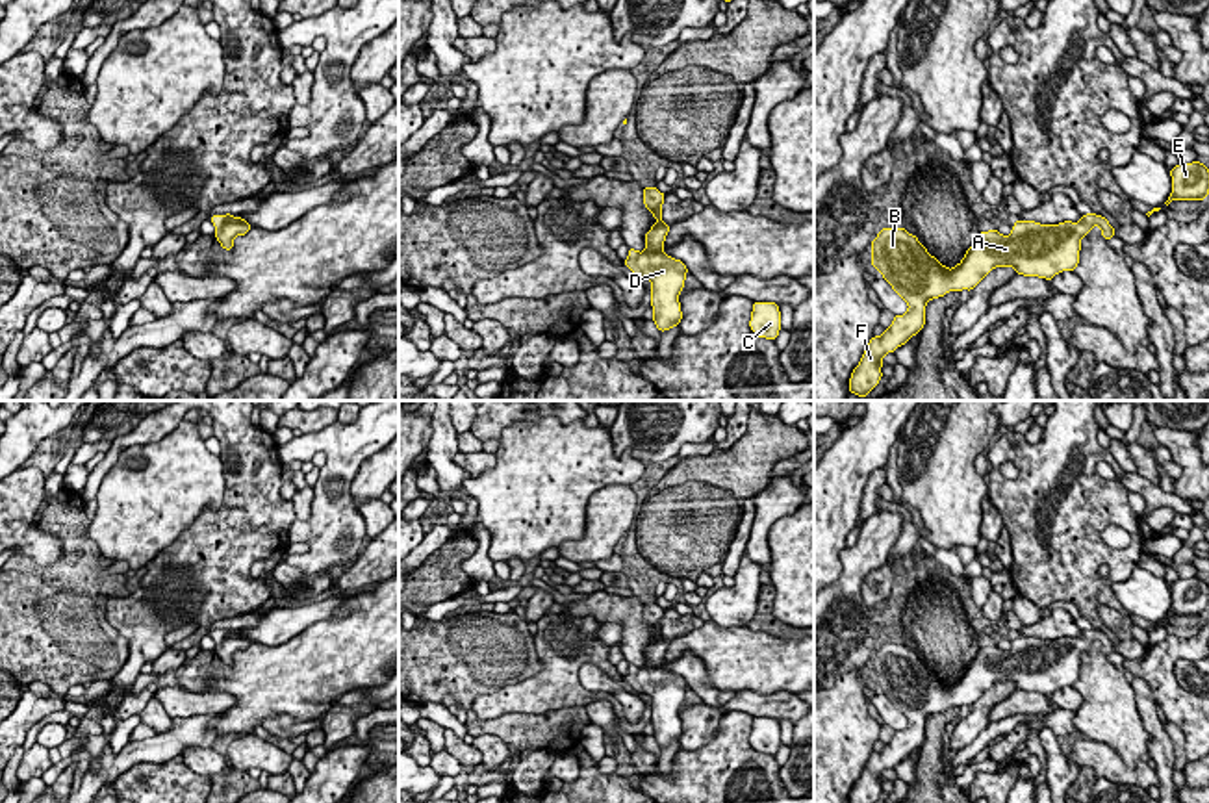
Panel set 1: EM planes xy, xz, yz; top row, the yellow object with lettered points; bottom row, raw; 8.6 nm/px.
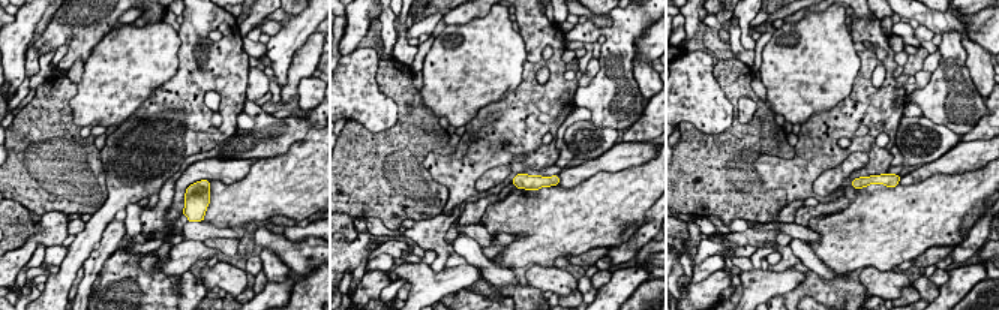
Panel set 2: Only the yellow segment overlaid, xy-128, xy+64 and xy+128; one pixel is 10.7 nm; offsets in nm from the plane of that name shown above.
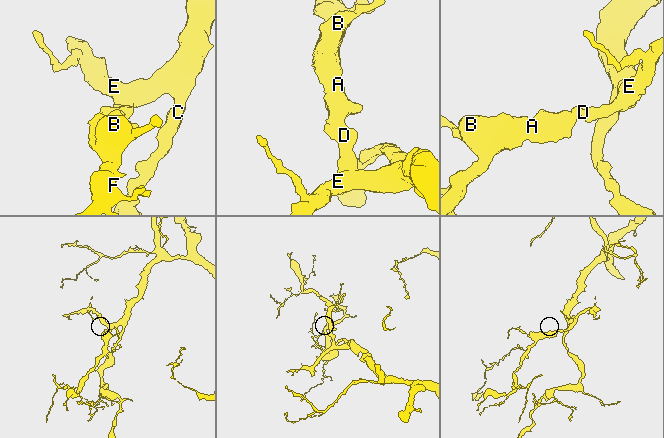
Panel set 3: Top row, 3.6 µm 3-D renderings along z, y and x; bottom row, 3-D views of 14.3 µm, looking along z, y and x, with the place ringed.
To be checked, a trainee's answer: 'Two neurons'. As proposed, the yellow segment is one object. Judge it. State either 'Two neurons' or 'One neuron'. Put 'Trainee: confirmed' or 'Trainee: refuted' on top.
Trainee: refuted
One neuron

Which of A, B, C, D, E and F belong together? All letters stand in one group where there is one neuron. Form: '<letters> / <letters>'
A B C D E F

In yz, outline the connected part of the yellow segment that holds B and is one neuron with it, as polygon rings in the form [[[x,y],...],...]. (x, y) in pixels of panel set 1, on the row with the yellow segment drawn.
[[[1087,213],[1079,223],[1064,221],[1059,224],[1040,224],[1018,219],[1009,236],[998,230],[979,232],[974,245],[966,250],[961,263],[953,269],[942,265],[916,236],[905,228],[883,228],[872,239],[872,265],[883,274],[892,289],[909,304],[903,315],[896,315],[894,323],[877,338],[873,336],[849,378],[849,393],[866,397],[881,380],[883,356],[905,345],[912,336],[920,334],[925,325],[925,306],[931,299],[944,297],[949,291],[972,291],[994,267],[1012,267],[1016,274],[1038,276],[1051,280],[1063,271],[1074,271],[1079,263],[1081,239],[1088,236],[1092,226],[1101,228],[1103,239],[1114,237],[1109,221],[1096,213]]]

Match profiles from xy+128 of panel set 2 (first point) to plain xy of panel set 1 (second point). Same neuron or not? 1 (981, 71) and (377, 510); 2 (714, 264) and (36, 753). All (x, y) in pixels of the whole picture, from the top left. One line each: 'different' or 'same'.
1: same
2: different

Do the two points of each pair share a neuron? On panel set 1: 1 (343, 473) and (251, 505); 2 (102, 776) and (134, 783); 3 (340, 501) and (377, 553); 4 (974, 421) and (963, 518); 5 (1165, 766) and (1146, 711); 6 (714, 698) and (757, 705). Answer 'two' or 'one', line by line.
1: two
2: two
3: two
4: one
5: one
6: two

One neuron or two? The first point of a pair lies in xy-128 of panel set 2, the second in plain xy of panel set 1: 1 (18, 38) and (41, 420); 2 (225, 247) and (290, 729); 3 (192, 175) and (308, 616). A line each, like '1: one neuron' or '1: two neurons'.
1: one neuron
2: one neuron
3: one neuron

